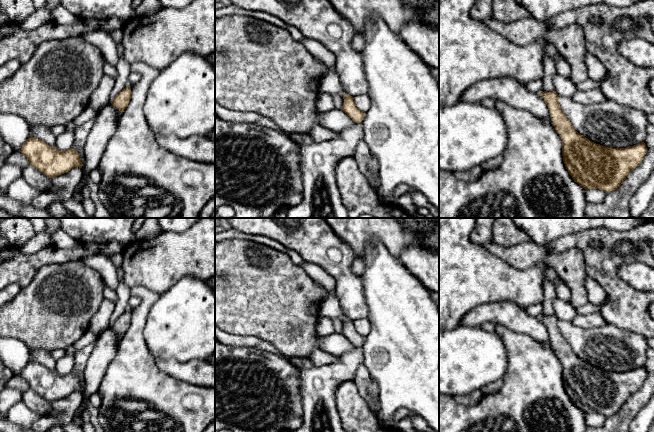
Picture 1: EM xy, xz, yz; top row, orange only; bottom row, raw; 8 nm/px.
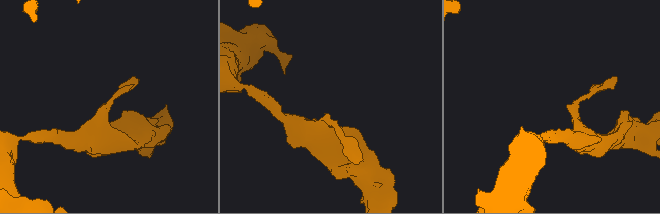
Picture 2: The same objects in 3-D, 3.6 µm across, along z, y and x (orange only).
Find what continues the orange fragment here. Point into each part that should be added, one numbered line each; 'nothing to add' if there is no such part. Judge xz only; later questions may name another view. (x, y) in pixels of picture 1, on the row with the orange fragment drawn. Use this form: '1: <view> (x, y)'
nothing to add

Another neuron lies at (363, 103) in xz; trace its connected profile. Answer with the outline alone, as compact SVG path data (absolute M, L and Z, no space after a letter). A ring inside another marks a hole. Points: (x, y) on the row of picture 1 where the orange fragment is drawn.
M367 94L357 95L355 98L356 107L363 113L367 113L371 107L371 100Z

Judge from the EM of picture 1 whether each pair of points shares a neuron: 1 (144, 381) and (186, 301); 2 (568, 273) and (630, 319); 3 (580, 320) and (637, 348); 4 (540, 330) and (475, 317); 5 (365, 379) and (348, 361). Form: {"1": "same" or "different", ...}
{"1": "different", "2": "different", "3": "different", "4": "same", "5": "different"}

